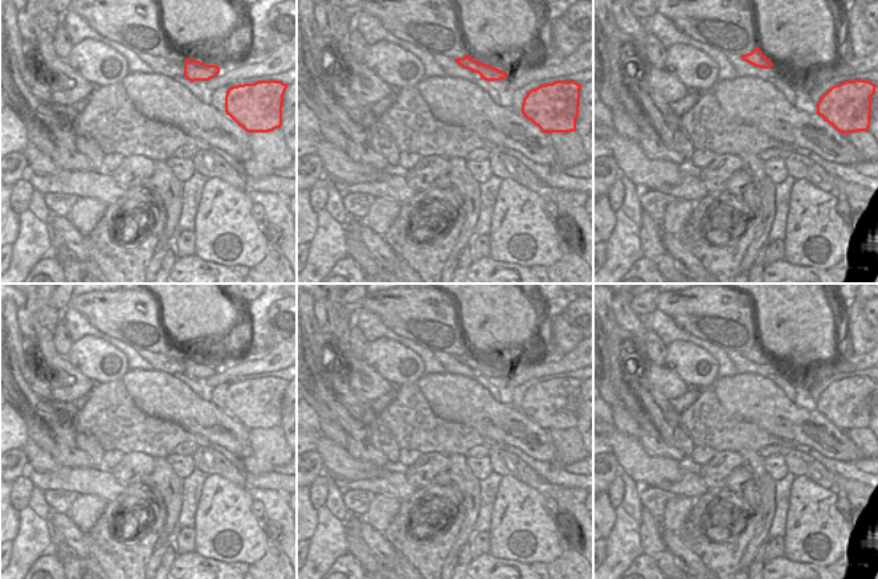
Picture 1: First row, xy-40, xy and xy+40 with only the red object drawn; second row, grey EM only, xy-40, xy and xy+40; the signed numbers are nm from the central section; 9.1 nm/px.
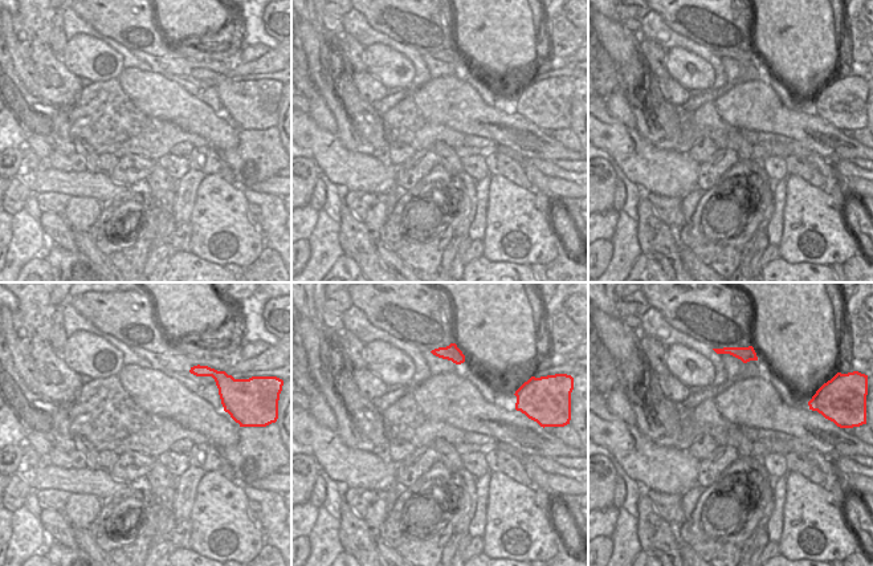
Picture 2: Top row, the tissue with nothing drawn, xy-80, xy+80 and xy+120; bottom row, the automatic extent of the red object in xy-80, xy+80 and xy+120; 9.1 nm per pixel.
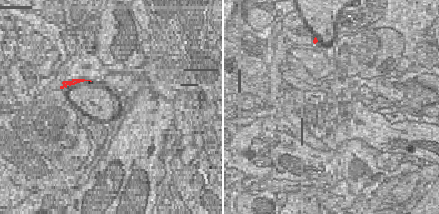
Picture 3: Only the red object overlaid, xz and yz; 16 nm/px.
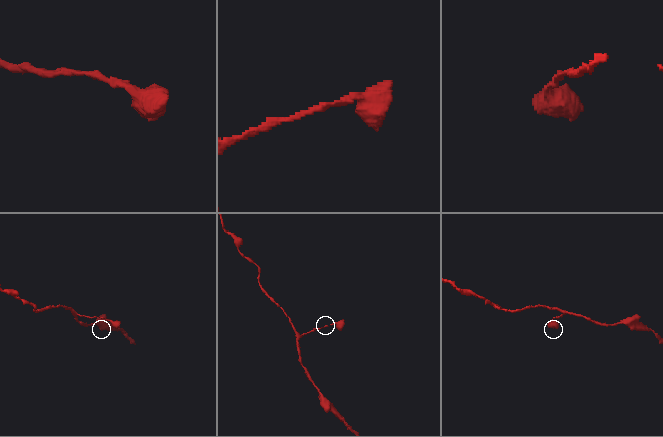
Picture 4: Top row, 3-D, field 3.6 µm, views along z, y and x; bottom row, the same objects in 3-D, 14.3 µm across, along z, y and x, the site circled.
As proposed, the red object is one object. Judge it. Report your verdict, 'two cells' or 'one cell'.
one cell

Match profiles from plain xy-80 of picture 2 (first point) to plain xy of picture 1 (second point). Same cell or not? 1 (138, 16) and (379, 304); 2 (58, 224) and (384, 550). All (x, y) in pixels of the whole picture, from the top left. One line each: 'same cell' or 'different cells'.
1: same cell
2: same cell

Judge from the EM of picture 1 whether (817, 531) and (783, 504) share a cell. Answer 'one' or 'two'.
two

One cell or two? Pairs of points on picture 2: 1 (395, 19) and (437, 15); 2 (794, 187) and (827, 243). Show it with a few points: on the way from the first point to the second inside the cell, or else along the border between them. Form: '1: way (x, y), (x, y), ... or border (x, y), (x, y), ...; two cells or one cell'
1: way (406, 15), (427, 15); one cell
2: way (803, 200), (808, 210), (810, 220), (818, 229); one cell

